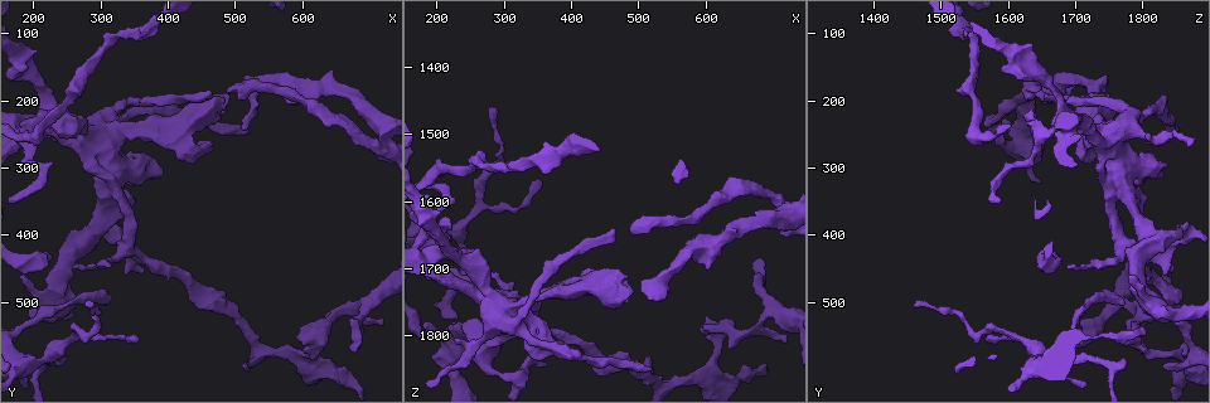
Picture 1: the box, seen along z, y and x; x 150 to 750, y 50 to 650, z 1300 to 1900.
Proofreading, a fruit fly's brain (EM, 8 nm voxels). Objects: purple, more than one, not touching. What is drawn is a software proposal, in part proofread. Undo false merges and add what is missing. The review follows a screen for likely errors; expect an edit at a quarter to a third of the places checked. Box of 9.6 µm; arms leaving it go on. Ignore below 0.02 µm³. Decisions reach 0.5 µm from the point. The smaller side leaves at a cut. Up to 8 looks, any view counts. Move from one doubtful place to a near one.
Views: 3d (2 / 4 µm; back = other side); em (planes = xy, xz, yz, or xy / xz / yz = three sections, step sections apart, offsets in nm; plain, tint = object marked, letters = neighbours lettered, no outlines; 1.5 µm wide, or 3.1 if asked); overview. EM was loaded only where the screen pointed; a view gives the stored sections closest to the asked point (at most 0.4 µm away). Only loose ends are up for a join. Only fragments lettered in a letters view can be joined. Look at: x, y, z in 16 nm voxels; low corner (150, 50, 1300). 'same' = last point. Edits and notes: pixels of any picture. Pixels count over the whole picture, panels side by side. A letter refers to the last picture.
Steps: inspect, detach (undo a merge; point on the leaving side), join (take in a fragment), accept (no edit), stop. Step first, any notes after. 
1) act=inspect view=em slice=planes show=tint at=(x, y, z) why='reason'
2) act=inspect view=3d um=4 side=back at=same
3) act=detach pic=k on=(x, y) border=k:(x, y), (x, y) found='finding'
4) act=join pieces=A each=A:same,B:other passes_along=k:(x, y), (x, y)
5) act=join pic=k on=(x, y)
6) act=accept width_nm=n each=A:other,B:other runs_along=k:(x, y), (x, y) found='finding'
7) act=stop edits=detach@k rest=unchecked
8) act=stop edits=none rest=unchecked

act=inspect view=em slice=planes show=tint at=(260, 445, 1685) why='thin end'

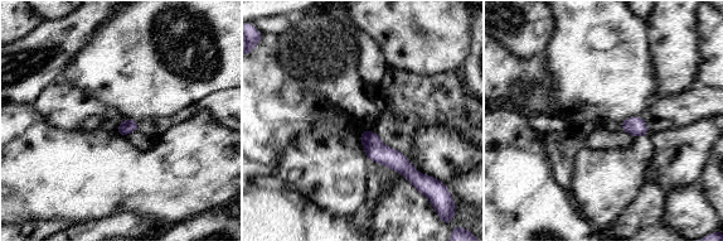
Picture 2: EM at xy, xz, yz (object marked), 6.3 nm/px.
act=inspect view=em slice=planes show=letters at=same why='what lies round it'

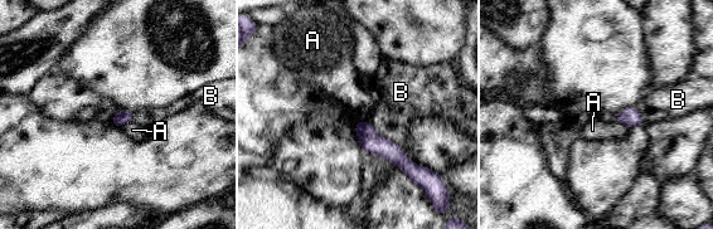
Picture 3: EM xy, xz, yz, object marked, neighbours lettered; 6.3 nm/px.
act=accept each=A:other,B:other border=3:(616, 121), (629, 127) found='none of them fits'

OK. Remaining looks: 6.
act=inspect view=3d um=4 at=(230, 580, 1650) why='small branch off a trunk'

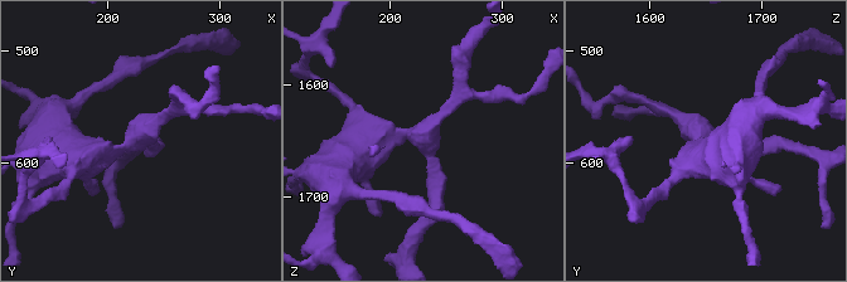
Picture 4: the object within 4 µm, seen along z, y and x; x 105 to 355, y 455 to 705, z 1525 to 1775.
act=inspect view=em slice=planes show=tint at=(228, 576, 1646)

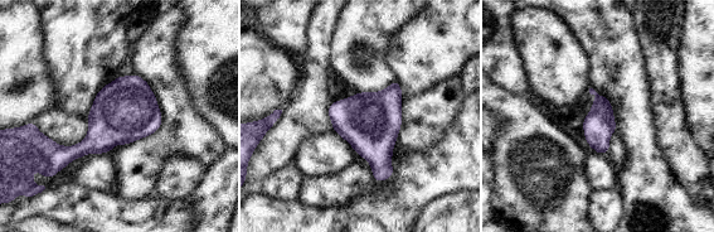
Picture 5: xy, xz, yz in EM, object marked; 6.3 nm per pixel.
act=inspect view=em slice=planes show=letters at=same

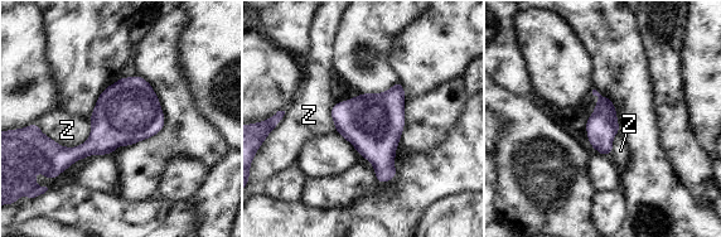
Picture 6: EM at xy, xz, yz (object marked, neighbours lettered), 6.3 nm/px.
act=accept width_nm=200 each=Z:other border=6:(35, 122), (61, 145), (90, 138) found='one neuron here'

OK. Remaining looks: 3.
act=inspect view=em slice=xy step=4 show=tint at=(355, 550, 1570) why='branch stops here'

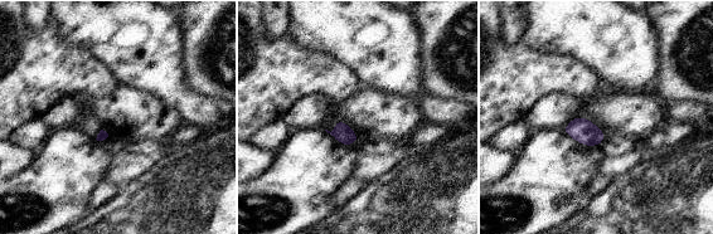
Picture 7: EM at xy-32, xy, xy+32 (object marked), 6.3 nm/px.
act=inspect view=em slice=xy step=4 show=letters at=same why='see the neighbours'

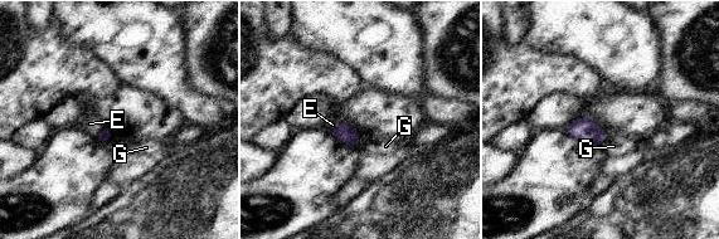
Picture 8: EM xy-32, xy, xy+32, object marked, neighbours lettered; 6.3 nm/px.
act=accept each=E:other,G:other border=8:(608, 137), (601, 145) found='no lettered fragment goes on from it'

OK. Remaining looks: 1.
act=stop edits=none rest=unchecked

